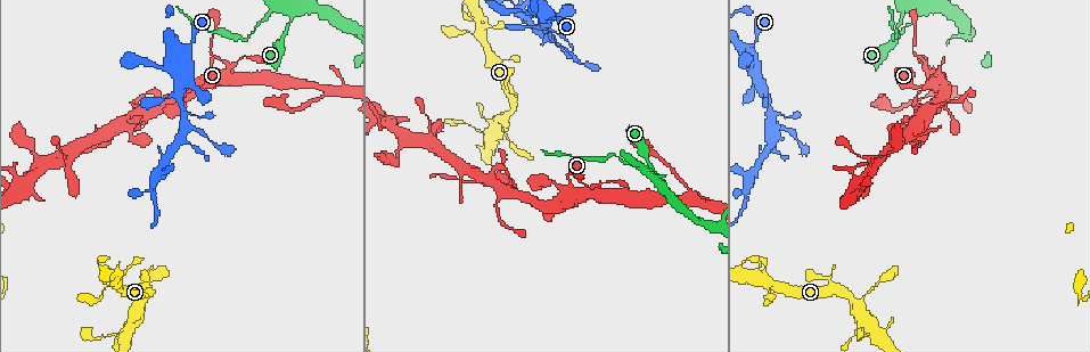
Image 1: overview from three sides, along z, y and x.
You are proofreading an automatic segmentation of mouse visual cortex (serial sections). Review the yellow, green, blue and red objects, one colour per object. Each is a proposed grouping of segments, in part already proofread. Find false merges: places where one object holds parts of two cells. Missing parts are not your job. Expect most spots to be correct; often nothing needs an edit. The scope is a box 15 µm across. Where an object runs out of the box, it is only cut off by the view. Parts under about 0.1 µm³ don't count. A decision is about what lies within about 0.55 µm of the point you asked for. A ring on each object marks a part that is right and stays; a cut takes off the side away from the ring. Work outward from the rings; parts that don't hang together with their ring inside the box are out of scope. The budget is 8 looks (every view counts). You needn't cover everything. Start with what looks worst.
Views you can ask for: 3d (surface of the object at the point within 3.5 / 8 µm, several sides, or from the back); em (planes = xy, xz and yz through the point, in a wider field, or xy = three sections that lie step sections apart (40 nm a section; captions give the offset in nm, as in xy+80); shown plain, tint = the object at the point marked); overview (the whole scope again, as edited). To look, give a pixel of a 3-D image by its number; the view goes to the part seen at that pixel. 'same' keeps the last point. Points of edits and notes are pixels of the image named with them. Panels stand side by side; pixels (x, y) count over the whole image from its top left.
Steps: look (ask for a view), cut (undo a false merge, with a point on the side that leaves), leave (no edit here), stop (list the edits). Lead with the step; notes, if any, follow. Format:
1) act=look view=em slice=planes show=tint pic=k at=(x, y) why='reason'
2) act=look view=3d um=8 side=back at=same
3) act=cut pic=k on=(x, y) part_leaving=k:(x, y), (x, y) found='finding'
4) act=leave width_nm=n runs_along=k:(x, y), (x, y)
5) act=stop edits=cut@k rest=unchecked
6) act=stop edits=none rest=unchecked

act=look view=3d um=3.5 pic=1 at=(263, 20) why='thick turns thin'

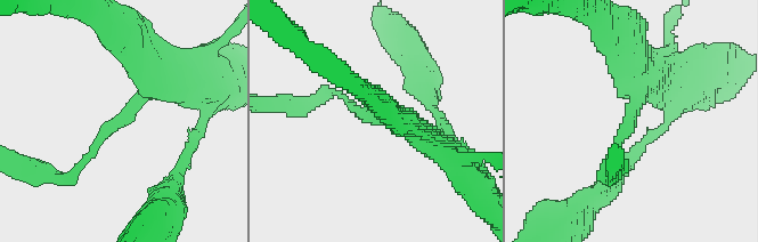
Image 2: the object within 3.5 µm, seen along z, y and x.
act=look view=em slice=xy step=1 show=tint pic=2 at=(376, 120) arm_widths_nm=100,350

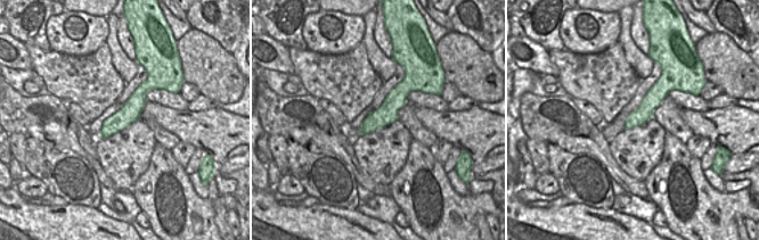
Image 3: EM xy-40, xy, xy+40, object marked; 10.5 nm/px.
act=leave found='continuous, no second cell'

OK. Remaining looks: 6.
act=look view=3d um=3.5 side=back pic=1 at=(22, 186) why='looks like a crossing'

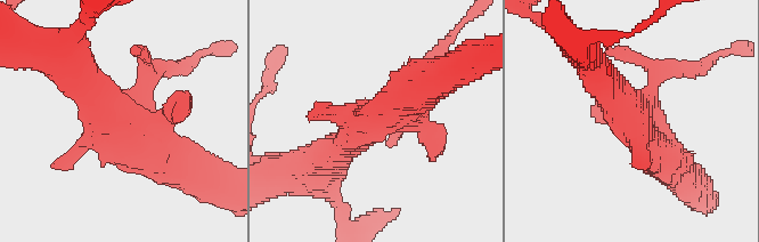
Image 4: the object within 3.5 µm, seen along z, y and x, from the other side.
act=look view=em slice=planes show=tint pic=4 at=(114, 112)

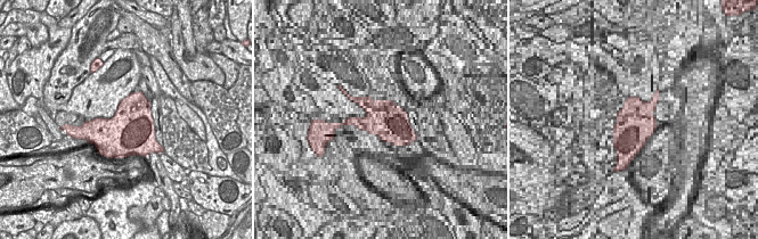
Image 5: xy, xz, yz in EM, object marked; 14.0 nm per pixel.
act=look view=em slice=xy step=2 show=tint at=same why='another direction'

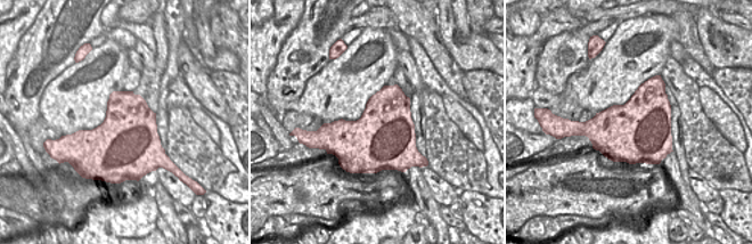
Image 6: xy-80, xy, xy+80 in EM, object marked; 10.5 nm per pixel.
act=leave runs_along=4:(66, 75), (168, 162) found='all the same cell'

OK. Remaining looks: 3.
act=look view=3d um=3.5 pic=1 at=(140, 303) why='side arm on a straight run'

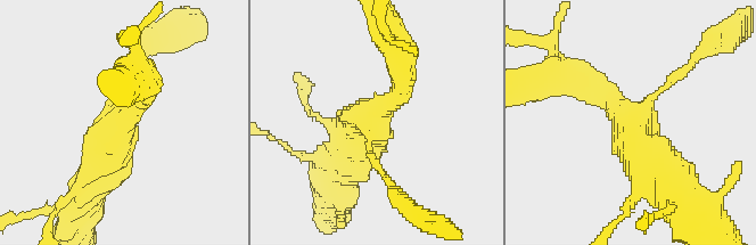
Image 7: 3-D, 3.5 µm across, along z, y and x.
act=leave arms=3 arm_widths_nm=100,300,500 runs_along=7:(581, 78), (613, 101), (667, 182) found='continuous, no second cell'

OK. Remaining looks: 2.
act=stop edits=none rest=unchecked

